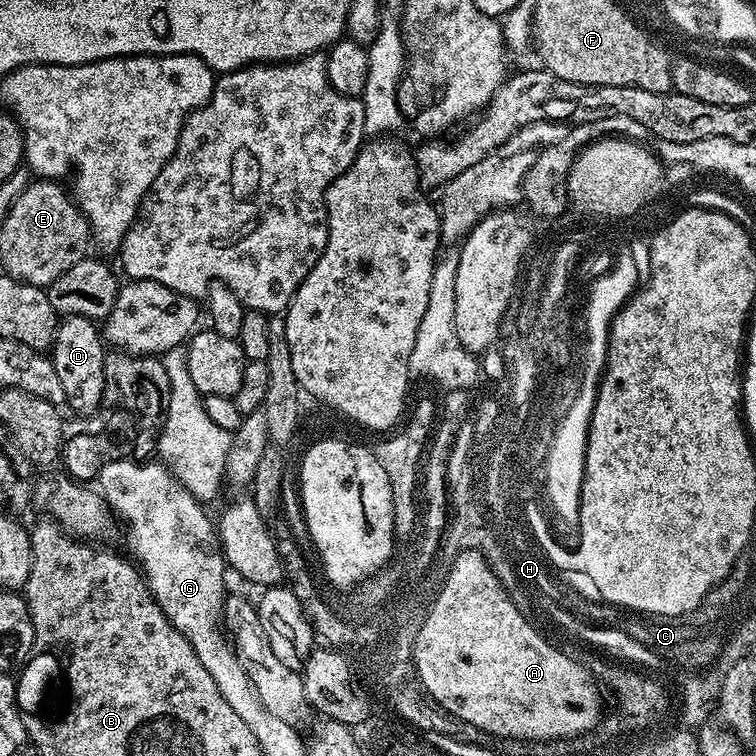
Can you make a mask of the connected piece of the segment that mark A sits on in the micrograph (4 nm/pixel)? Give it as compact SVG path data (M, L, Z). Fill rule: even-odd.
M468 549L458 554L433 604L436 611L432 613L428 624L425 624L419 649L414 656L416 675L419 687L434 697L448 715L457 716L462 722L470 722L470 726L478 726L478 730L486 730L495 736L529 742L571 741L573 738L587 736L601 723L599 720L604 712L604 700L600 697L602 688L597 677L578 661L553 652L547 635L540 633L539 636L532 629L532 620L520 612L508 597L506 589L478 549ZM474 624L488 628L490 644L488 640L476 640L472 646L474 650L470 650L472 658L454 654L454 648L456 652L460 648L460 638L474 638Z

